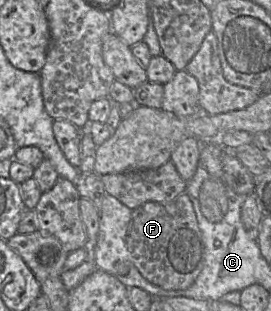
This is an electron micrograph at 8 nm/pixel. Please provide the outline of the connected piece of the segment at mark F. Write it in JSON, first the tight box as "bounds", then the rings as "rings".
{"bounds":[126,193,205,290],"rings":[[[183,193],[170,202],[147,202],[132,210],[126,246],[132,263],[149,282],[165,290],[185,290],[203,268],[205,245],[192,201]]]}

